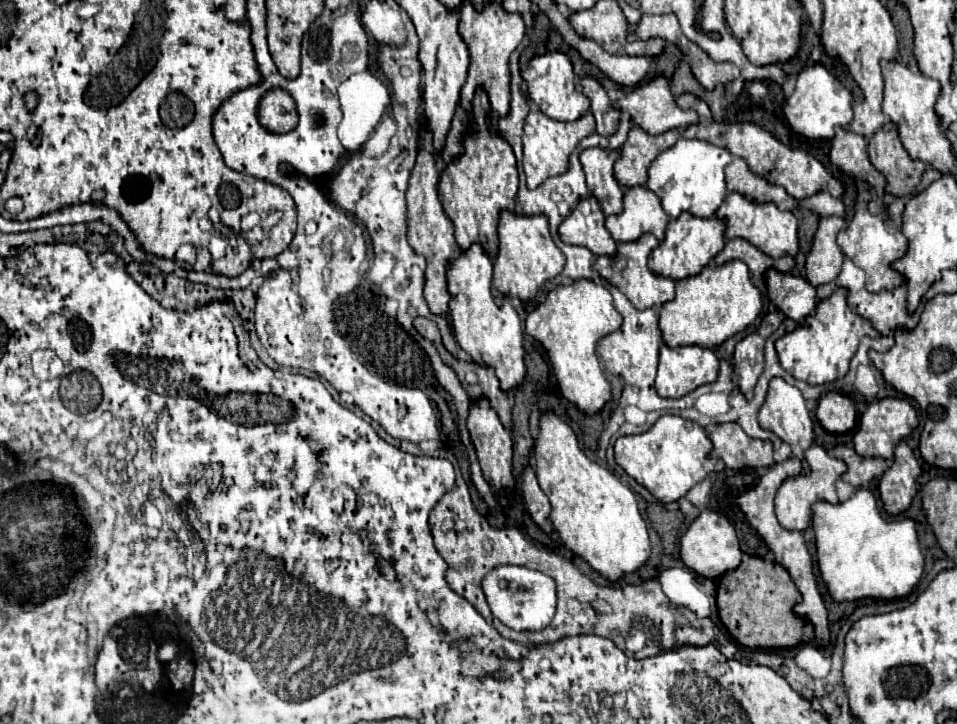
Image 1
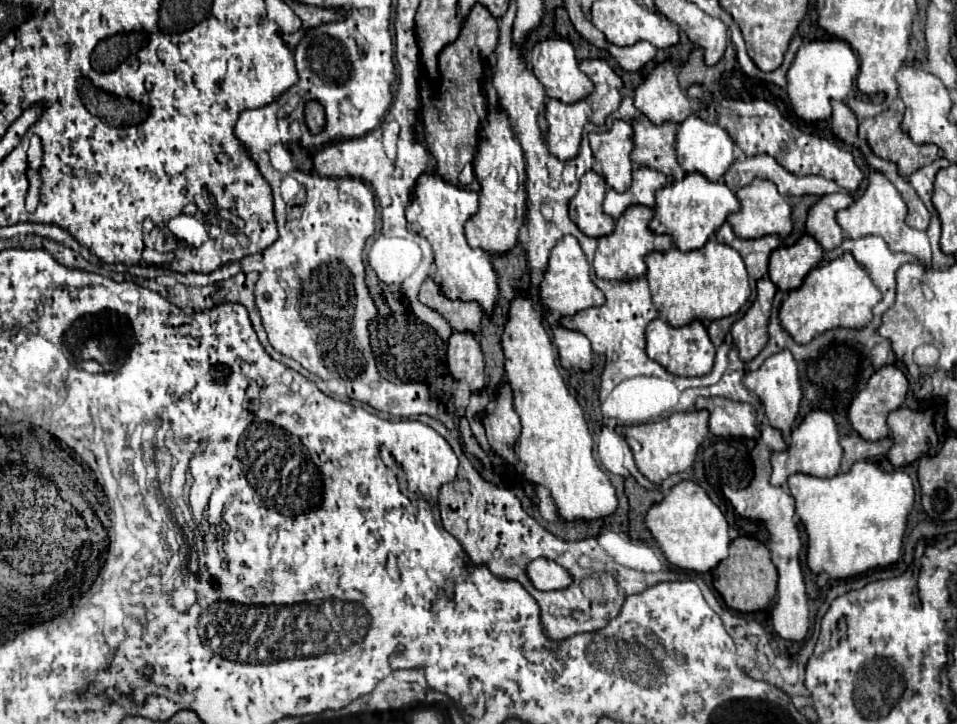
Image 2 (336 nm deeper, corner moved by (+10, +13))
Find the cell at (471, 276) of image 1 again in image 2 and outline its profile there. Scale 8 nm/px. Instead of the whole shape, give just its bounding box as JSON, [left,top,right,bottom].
[406,174,498,316]

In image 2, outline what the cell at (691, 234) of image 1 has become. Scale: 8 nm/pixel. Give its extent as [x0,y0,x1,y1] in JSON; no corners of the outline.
[650,174,740,252]

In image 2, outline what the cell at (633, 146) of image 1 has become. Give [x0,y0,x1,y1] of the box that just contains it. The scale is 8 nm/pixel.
[632,114,684,180]

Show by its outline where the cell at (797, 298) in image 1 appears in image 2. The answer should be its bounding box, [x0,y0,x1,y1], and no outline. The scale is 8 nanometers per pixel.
[770,236,822,292]

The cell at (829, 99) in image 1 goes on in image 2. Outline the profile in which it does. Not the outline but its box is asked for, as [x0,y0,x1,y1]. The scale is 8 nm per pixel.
[786,40,858,120]

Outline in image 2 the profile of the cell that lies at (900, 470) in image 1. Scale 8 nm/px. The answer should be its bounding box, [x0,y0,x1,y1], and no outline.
[888,408,936,468]

